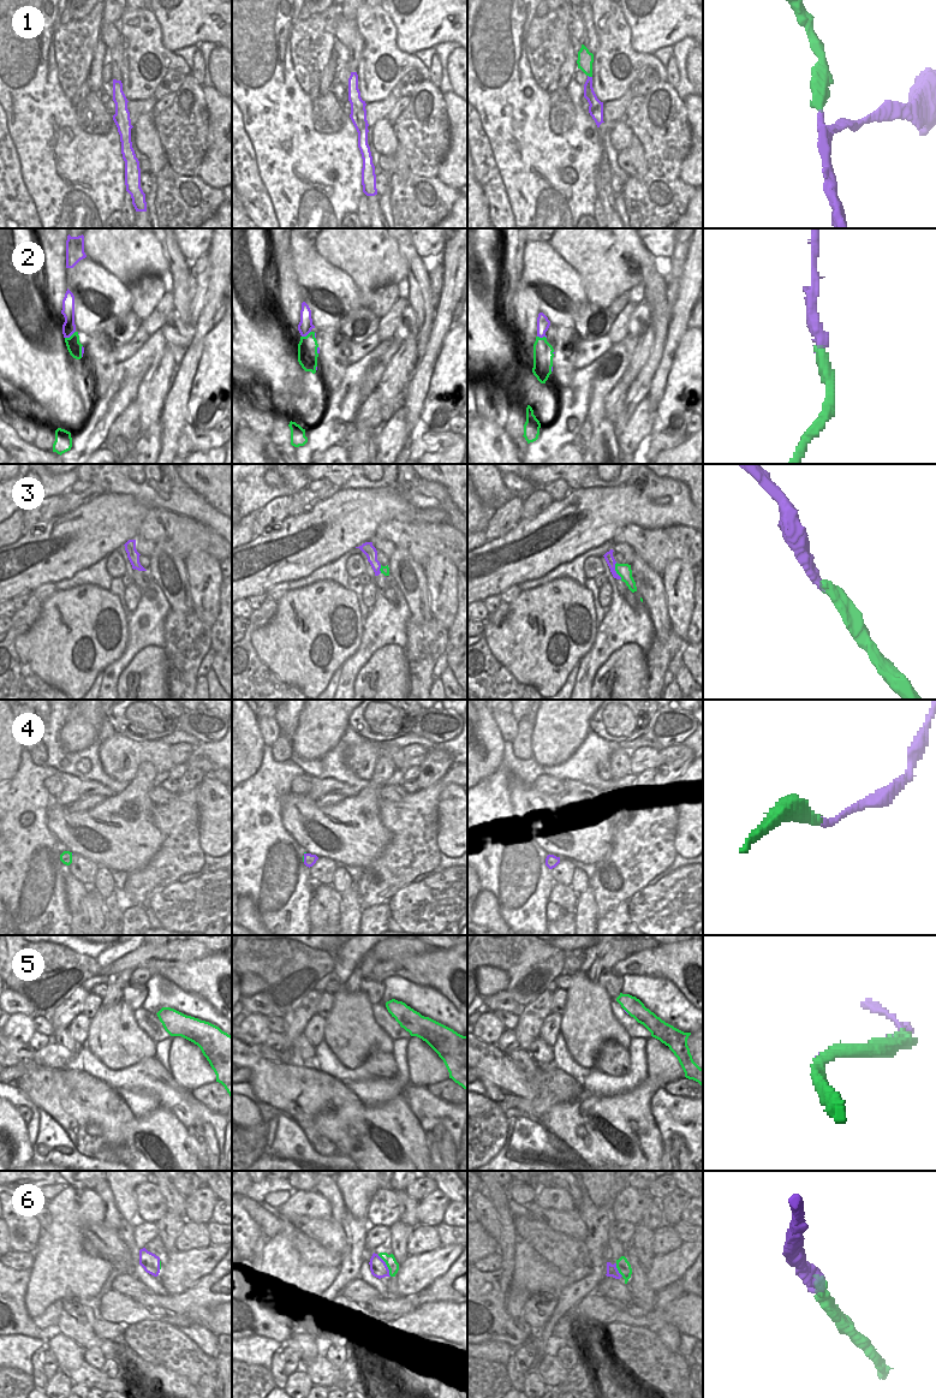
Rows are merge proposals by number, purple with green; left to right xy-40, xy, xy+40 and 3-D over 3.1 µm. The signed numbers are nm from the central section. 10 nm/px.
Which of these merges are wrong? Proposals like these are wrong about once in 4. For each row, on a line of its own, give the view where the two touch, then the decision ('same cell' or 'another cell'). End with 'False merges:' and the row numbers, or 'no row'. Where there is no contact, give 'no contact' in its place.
1: contact in xy+40; same cell
2: contact in xy-40; same cell
3: contact in xy+40; same cell
4: contact in xy; same cell
5: contact in xy+40; another cell
6: contact in xy; same cell
False merges: 5

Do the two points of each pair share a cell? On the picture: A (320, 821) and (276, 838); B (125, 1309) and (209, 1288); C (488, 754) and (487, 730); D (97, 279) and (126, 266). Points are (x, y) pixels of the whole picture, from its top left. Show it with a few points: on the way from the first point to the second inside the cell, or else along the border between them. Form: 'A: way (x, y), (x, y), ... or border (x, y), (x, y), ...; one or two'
A: border (281, 805), (281, 824), (304, 851); two
B: border (132, 1298), (145, 1308); two
C: way (487, 748), (487, 736); one
D: border (88, 257), (130, 286); two

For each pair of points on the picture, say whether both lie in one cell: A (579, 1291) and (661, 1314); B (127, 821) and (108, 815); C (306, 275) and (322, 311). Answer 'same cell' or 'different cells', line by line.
A: different cells
B: same cell
C: same cell

